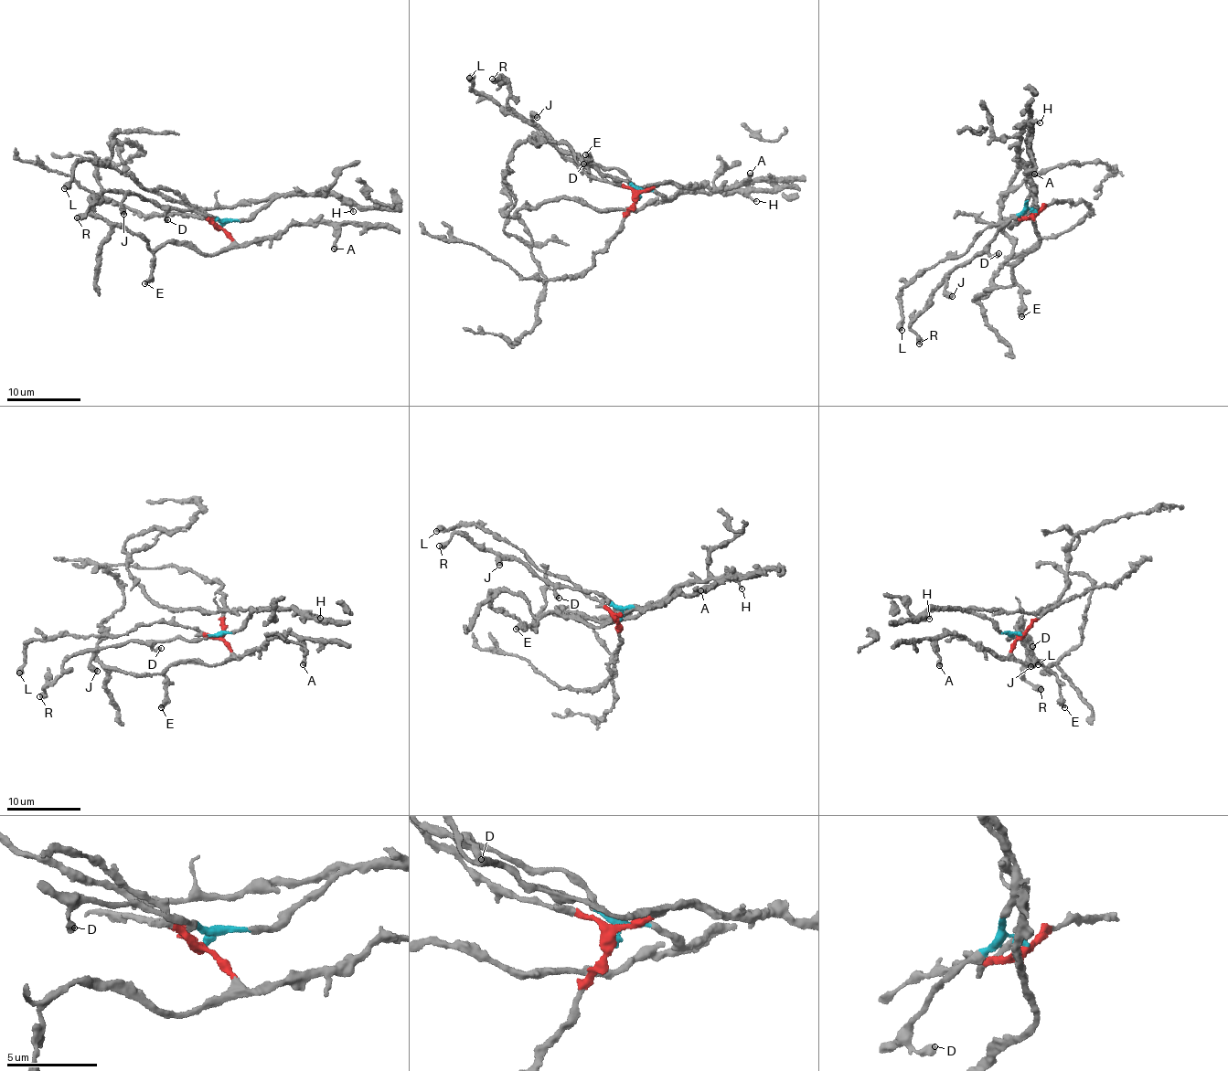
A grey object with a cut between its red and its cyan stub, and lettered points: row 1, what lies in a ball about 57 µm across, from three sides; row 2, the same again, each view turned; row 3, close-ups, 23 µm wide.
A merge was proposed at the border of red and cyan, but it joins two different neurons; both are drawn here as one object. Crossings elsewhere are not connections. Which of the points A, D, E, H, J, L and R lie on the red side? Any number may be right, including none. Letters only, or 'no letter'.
A, E, L

